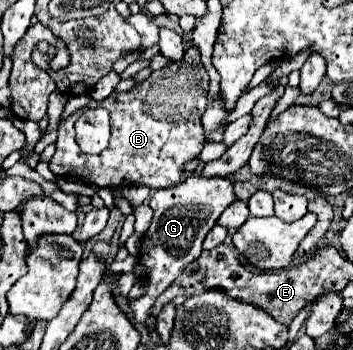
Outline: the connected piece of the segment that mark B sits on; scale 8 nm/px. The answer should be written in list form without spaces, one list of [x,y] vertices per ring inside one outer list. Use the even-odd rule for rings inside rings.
[[[189,48],[179,62],[155,70],[147,80],[139,82],[127,92],[111,92],[105,100],[91,100],[85,108],[73,112],[59,124],[59,138],[55,156],[49,168],[57,176],[83,178],[101,188],[123,188],[145,184],[151,190],[171,188],[181,182],[183,166],[195,160],[205,144],[201,114],[207,106],[209,76],[201,64],[197,48]],[[87,108],[107,108],[111,114],[111,140],[99,154],[83,154],[75,142],[73,124]]]

